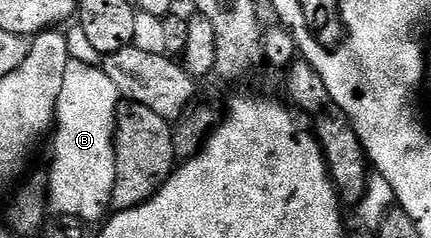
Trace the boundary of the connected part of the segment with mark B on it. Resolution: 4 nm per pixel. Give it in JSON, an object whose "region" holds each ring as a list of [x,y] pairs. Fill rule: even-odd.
{"region":[[[78,24],[69,27],[64,36],[71,61],[65,66],[65,82],[61,82],[61,94],[55,107],[55,157],[51,160],[47,194],[52,213],[96,222],[102,221],[111,208],[115,185],[115,111],[121,97],[117,86],[113,86],[99,67],[102,56],[90,44],[85,30]]]}

